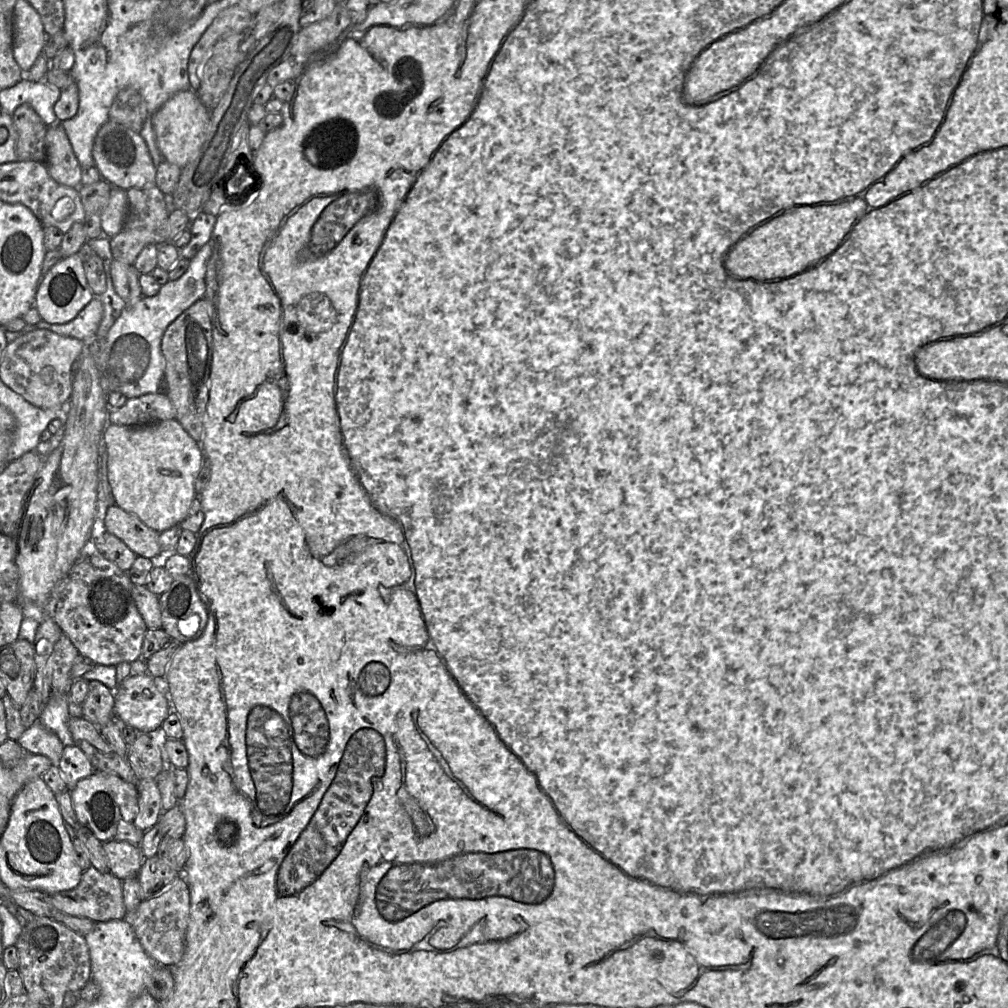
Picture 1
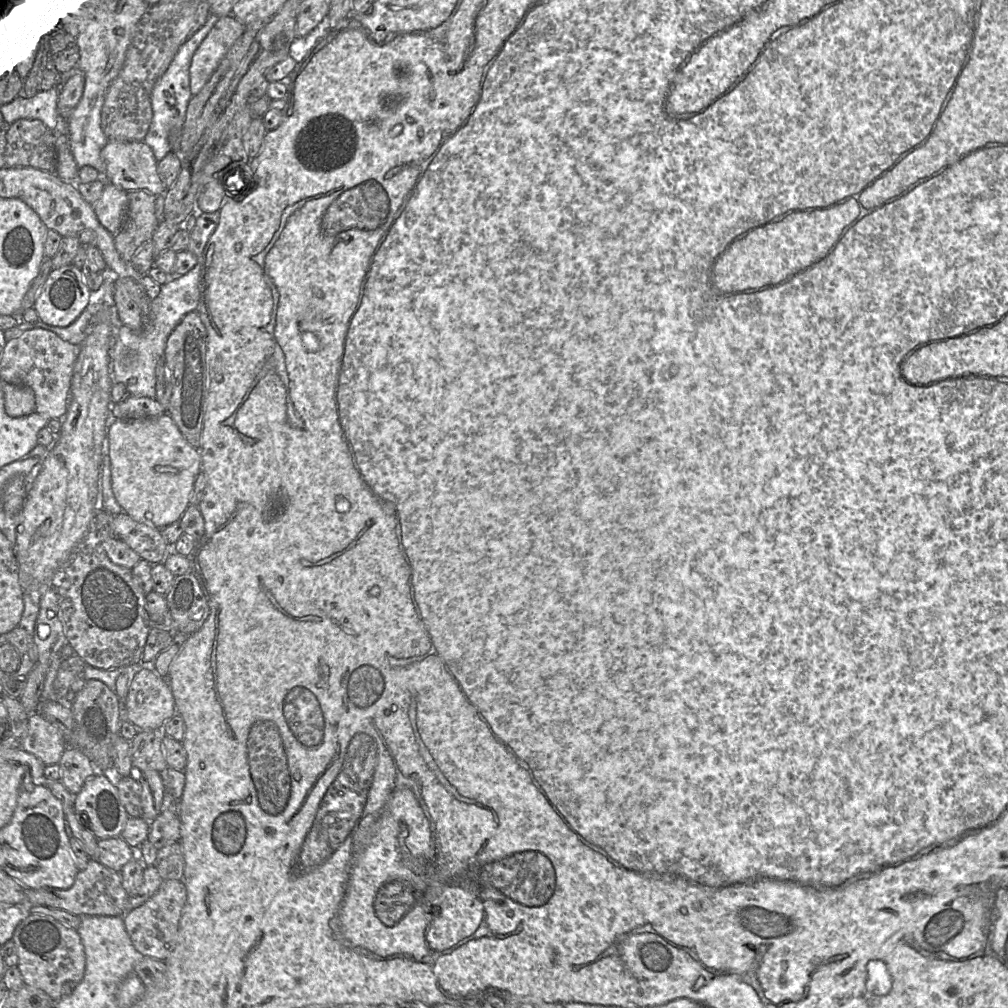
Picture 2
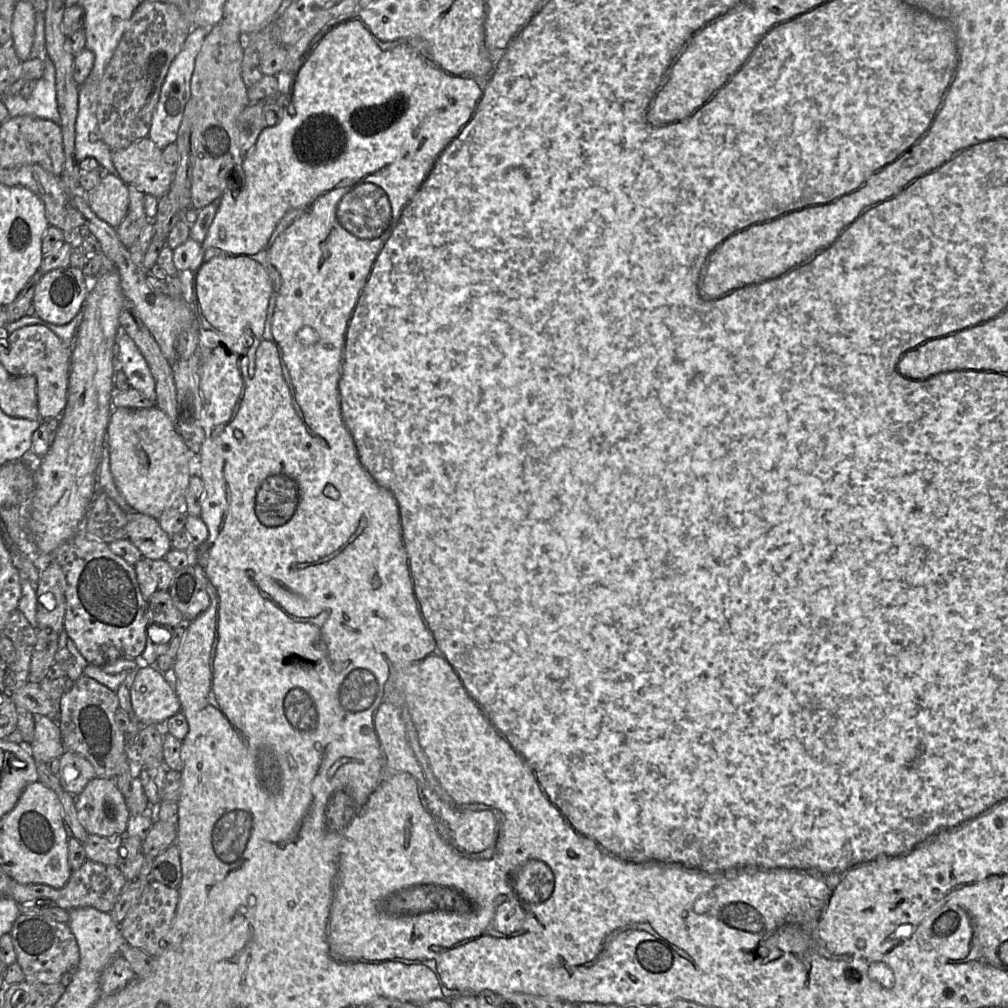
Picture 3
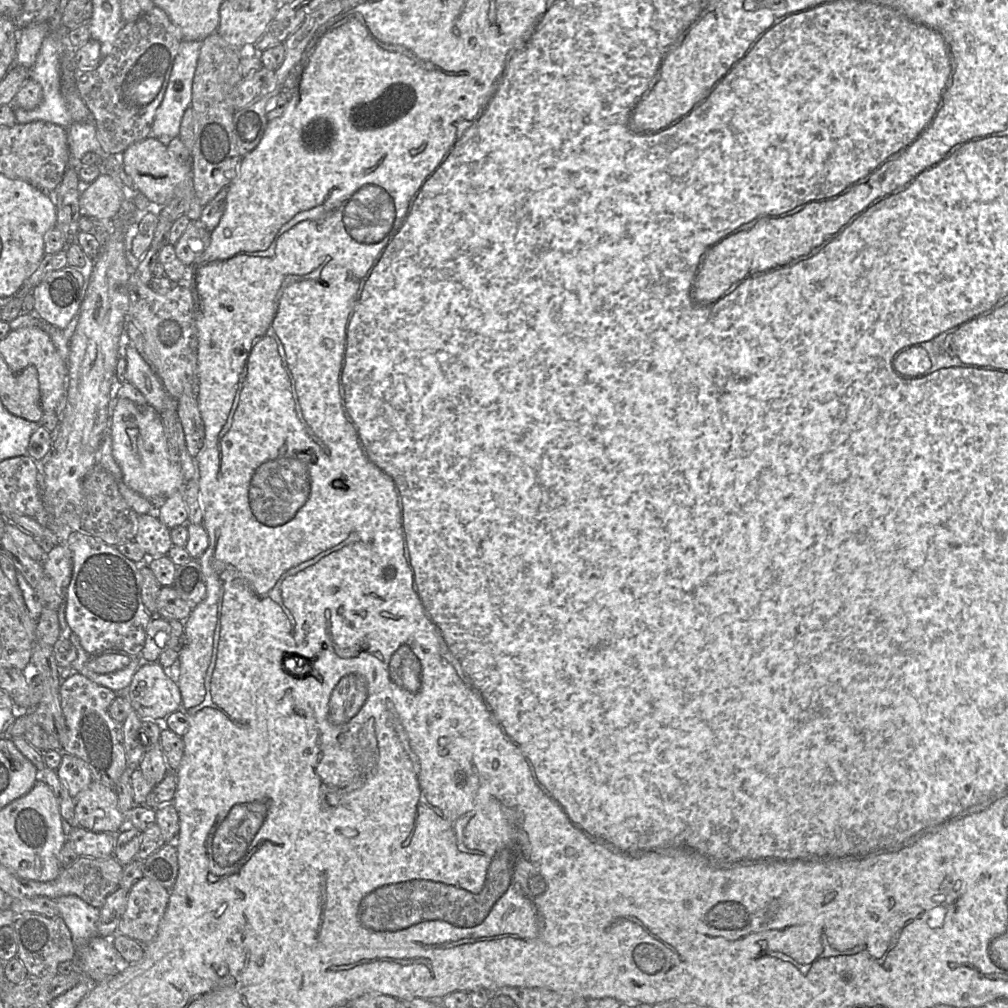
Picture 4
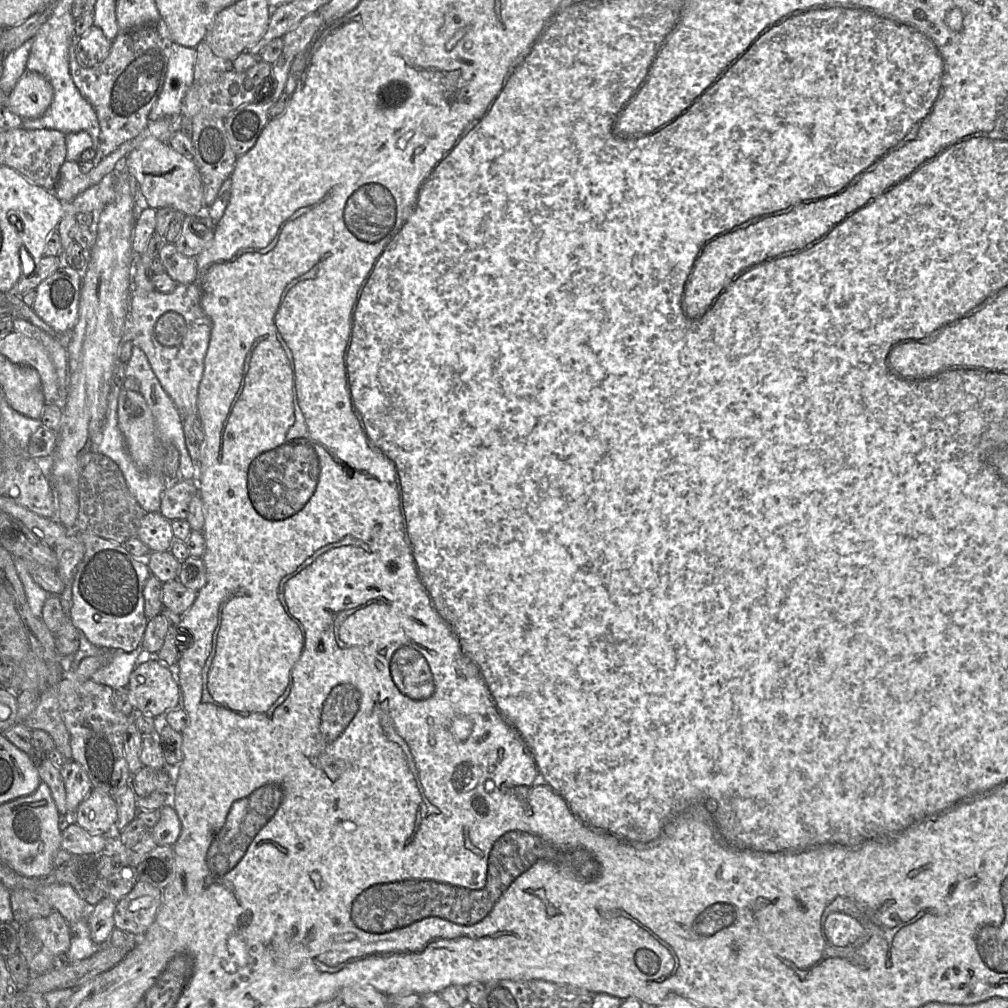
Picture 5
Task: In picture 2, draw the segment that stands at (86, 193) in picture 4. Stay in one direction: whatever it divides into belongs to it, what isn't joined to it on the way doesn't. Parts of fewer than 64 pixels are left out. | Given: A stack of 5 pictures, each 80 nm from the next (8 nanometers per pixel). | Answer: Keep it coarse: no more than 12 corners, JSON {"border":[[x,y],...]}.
{"border":[[107,182],[93,204],[100,223],[116,234],[128,211],[128,193]]}

